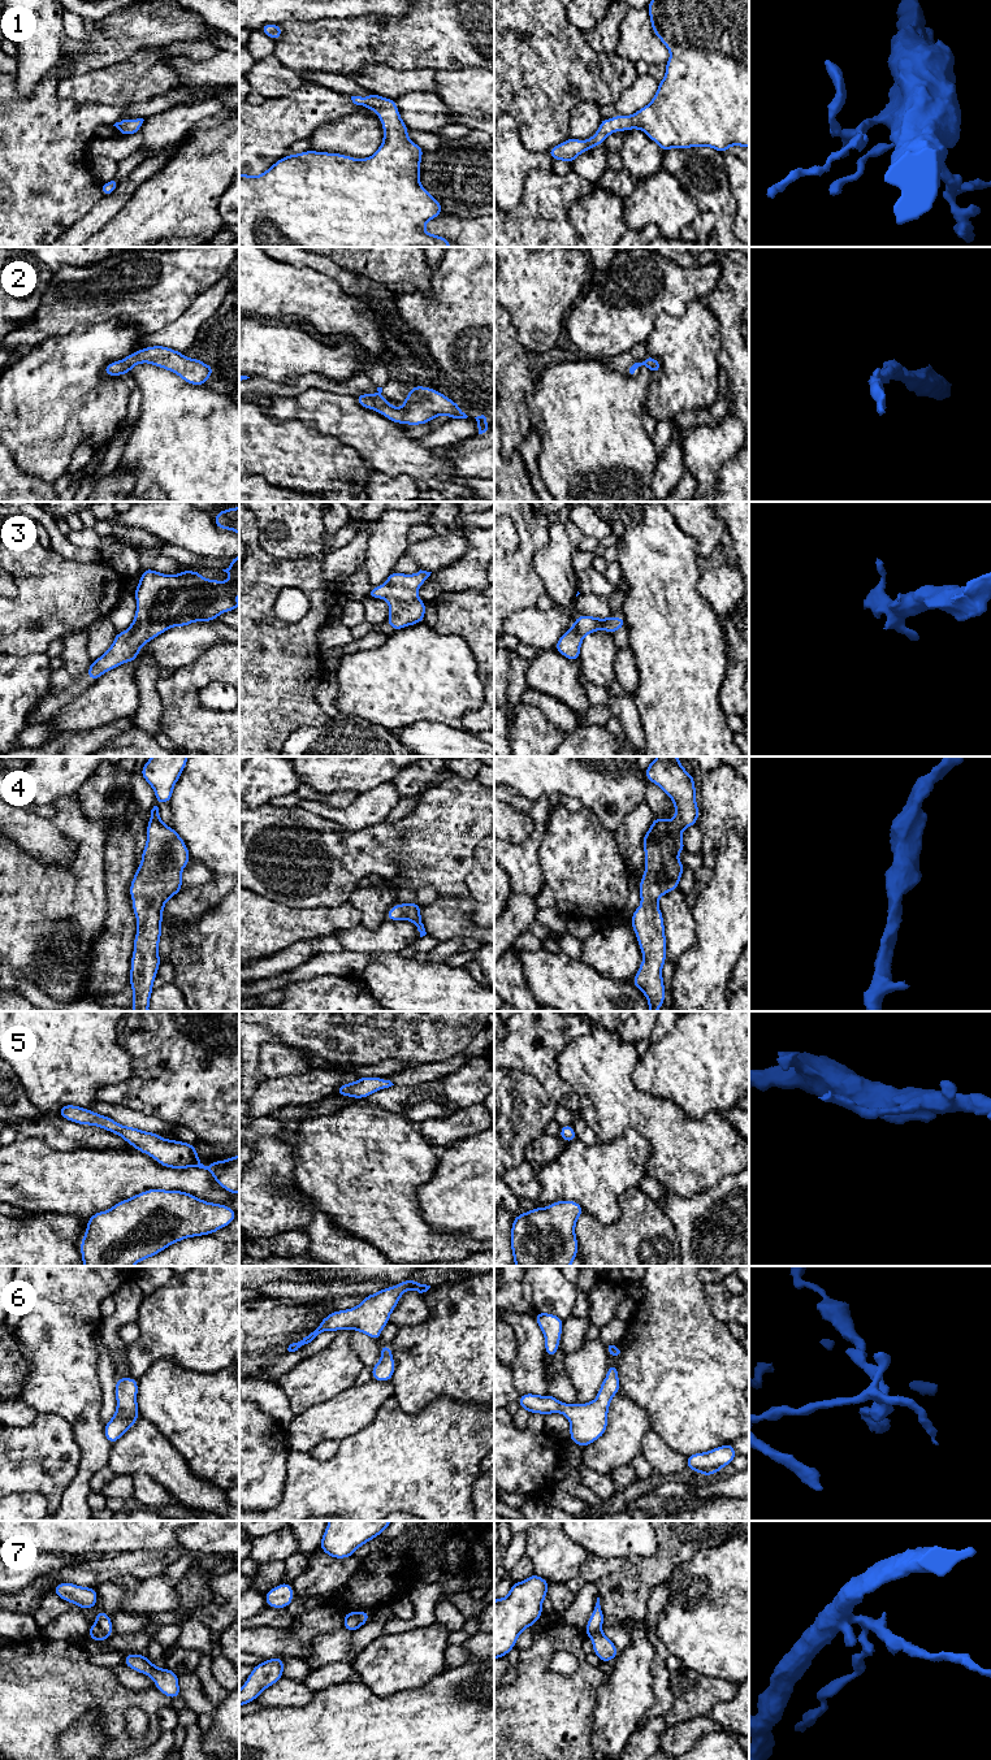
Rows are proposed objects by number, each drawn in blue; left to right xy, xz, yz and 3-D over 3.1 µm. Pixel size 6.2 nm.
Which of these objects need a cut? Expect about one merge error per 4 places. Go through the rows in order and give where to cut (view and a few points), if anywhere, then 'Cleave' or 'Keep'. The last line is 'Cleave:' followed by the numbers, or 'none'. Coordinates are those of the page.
1: No split. Keep
2: No split. Keep
3: No split. Keep
4: No split. Keep
5: No split. Keep
6: No split. Keep
7: Split along yz (600, 1628), (587, 1634). Cleave
Cleave: 7

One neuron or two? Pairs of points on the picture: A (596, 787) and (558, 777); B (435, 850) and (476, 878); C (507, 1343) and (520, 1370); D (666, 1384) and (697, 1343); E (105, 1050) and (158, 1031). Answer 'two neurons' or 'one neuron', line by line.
A: one neuron
B: two neurons
C: two neurons
D: one neuron
E: two neurons

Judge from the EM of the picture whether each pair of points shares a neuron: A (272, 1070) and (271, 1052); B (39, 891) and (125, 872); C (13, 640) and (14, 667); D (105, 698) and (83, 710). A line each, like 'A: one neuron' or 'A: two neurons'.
A: one neuron
B: two neurons
C: two neurons
D: one neuron

